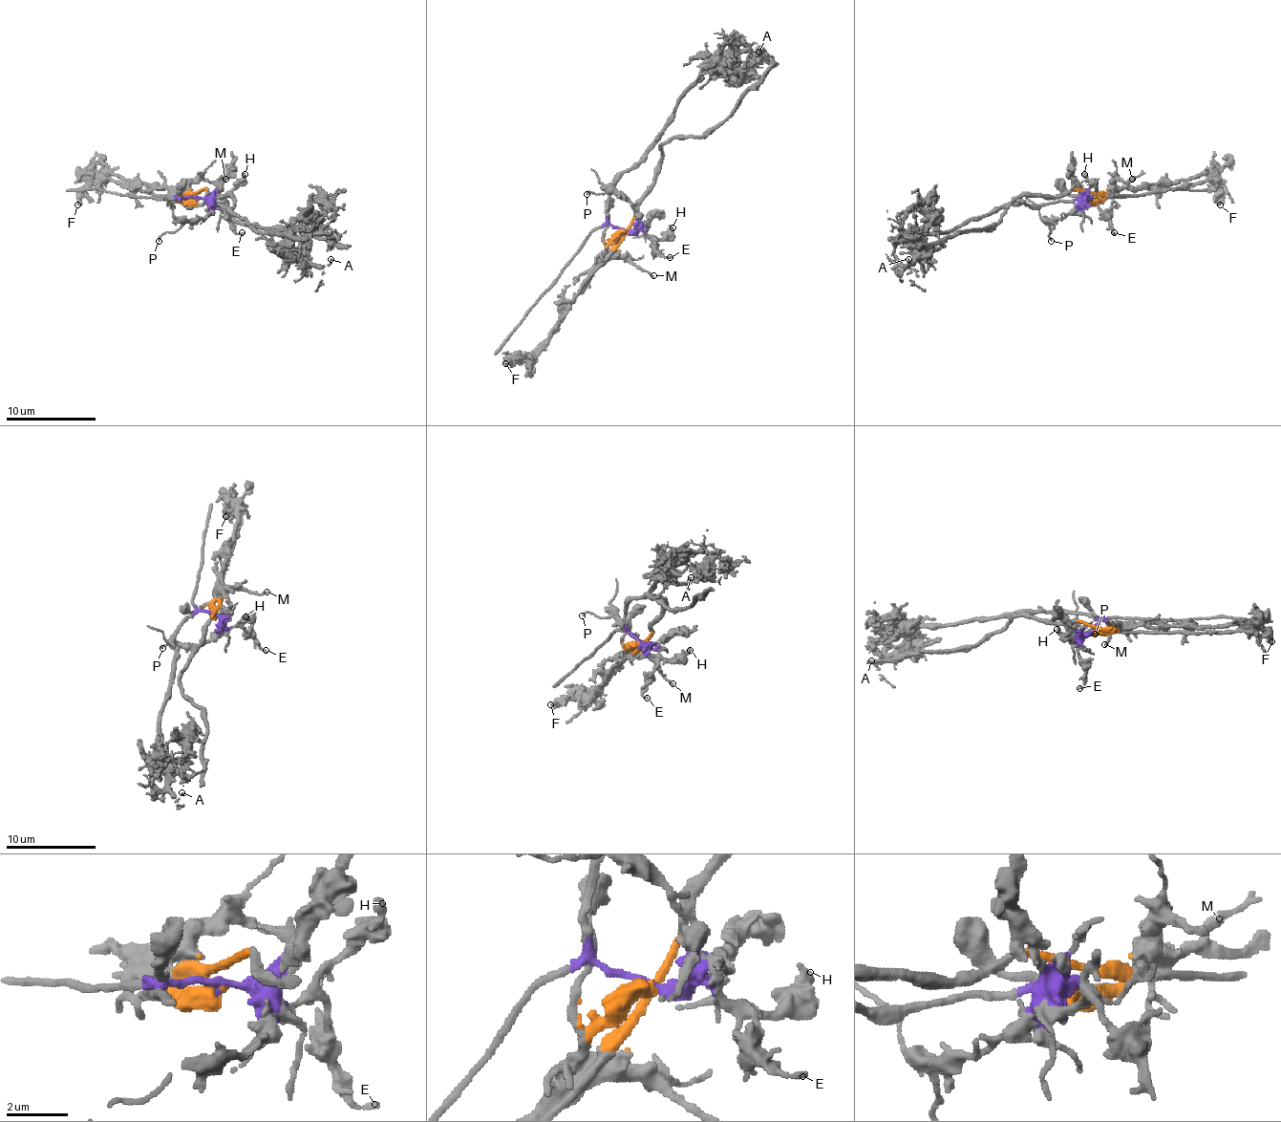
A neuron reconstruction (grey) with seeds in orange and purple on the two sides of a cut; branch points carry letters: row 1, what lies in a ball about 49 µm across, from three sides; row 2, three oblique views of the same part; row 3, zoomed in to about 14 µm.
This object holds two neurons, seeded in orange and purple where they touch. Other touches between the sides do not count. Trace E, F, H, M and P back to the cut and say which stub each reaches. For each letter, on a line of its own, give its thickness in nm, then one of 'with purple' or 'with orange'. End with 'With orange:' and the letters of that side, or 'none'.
E: 160 nm | with purple
F: 480 nm | with orange
H: 220 nm | with purple
M: 150 nm | with orange
P: 130 nm | with purple
With orange: F, M

